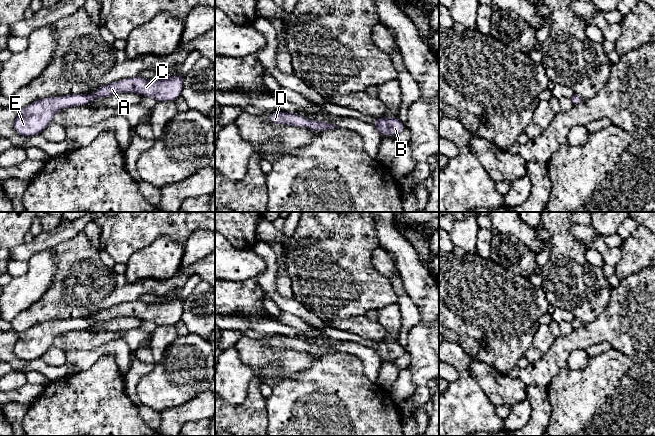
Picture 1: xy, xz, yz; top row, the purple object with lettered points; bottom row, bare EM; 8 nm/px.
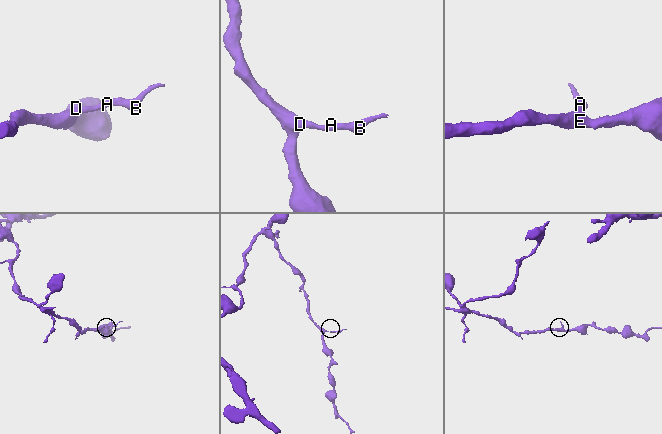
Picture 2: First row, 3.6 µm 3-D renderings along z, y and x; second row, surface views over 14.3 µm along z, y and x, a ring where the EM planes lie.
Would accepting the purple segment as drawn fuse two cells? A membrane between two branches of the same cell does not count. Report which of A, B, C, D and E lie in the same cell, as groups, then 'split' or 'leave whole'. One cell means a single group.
A B C D E | leave whole

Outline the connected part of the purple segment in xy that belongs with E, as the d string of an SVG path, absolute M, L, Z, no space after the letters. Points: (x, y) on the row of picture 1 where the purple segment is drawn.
M175 74L165 79L146 80L140 76L120 80L97 89L93 94L72 94L46 97L23 108L13 123L15 131L25 137L32 137L46 129L53 116L62 108L84 106L97 98L117 93L136 93L154 98L157 102L175 101L181 96L185 76Z

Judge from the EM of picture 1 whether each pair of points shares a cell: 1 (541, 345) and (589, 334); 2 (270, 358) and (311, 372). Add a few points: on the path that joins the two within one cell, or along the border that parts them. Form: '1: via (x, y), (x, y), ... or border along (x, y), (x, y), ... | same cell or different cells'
1: border along (555, 338), (550, 348), (537, 360) | different cells
2: border along (313, 364), (305, 370), (283, 379) | different cells

